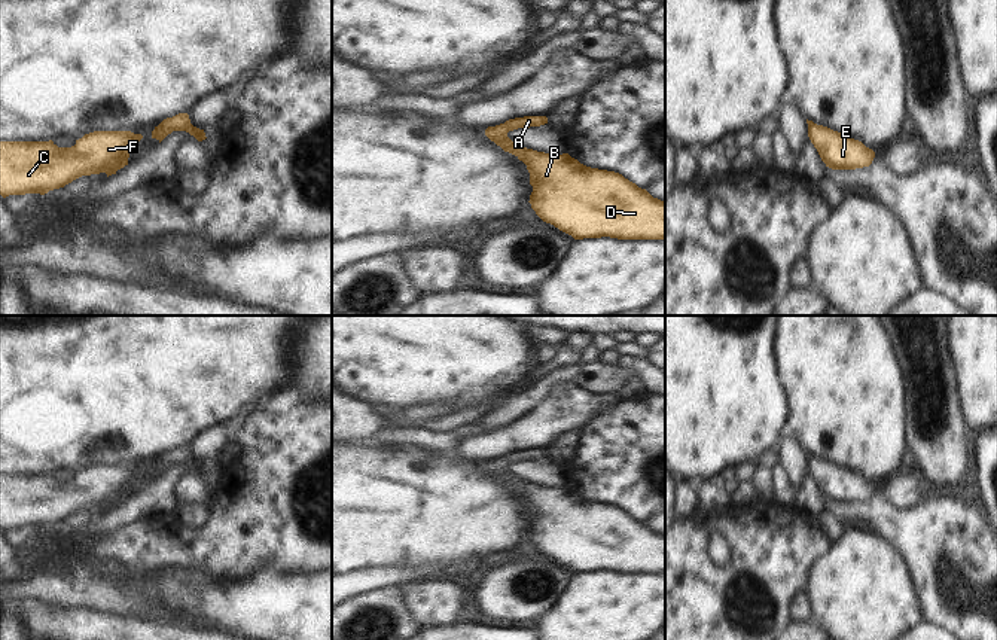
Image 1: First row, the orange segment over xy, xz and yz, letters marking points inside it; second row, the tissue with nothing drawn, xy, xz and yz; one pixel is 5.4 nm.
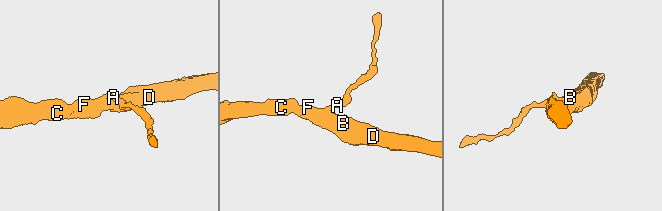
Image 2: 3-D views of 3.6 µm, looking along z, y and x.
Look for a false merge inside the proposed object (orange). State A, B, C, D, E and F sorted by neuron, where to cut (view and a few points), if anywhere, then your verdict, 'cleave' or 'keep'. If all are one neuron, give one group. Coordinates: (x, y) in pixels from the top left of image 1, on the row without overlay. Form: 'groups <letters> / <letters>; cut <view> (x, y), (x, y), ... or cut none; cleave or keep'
groups A B C D E F; cut none; keep

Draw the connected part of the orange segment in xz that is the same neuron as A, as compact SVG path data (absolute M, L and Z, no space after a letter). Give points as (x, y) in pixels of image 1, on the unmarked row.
M524 449L488 460L485 469L504 485L515 488L530 506L531 542L546 557L571 569L574 573L610 570L618 573L665 573L665 534L653 531L646 522L622 508L591 502L568 487L549 488L513 476L507 466L518 461L548 457L546 449Z

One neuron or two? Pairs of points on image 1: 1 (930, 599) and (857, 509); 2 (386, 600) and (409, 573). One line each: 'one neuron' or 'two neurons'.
1: one neuron
2: two neurons

